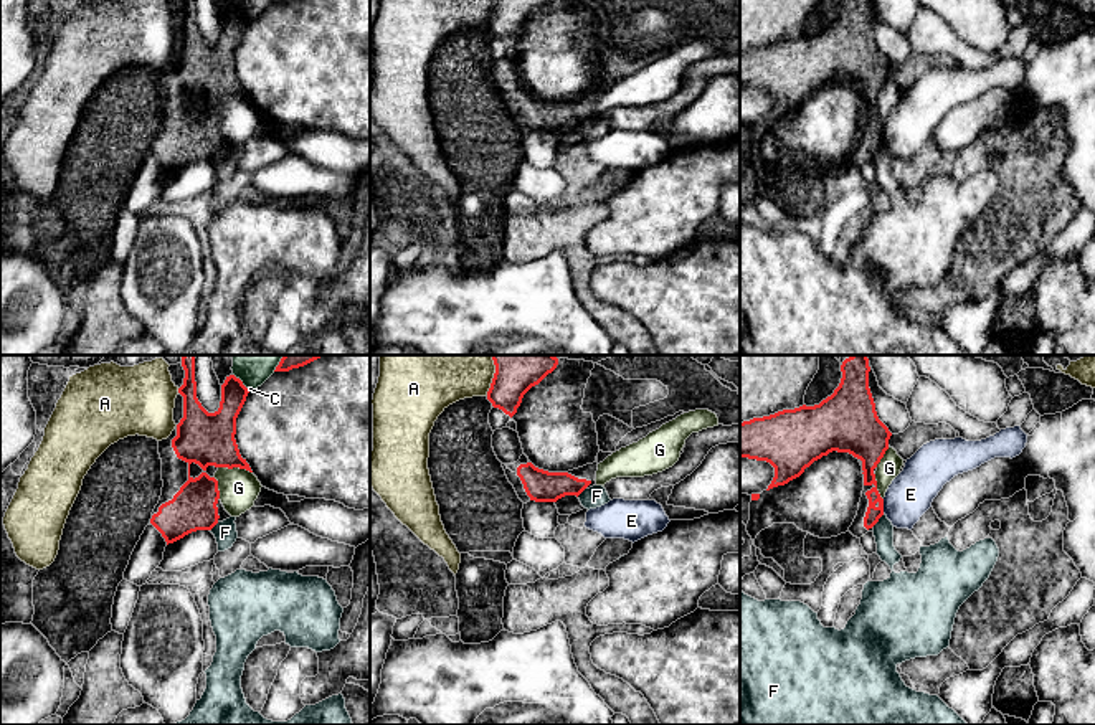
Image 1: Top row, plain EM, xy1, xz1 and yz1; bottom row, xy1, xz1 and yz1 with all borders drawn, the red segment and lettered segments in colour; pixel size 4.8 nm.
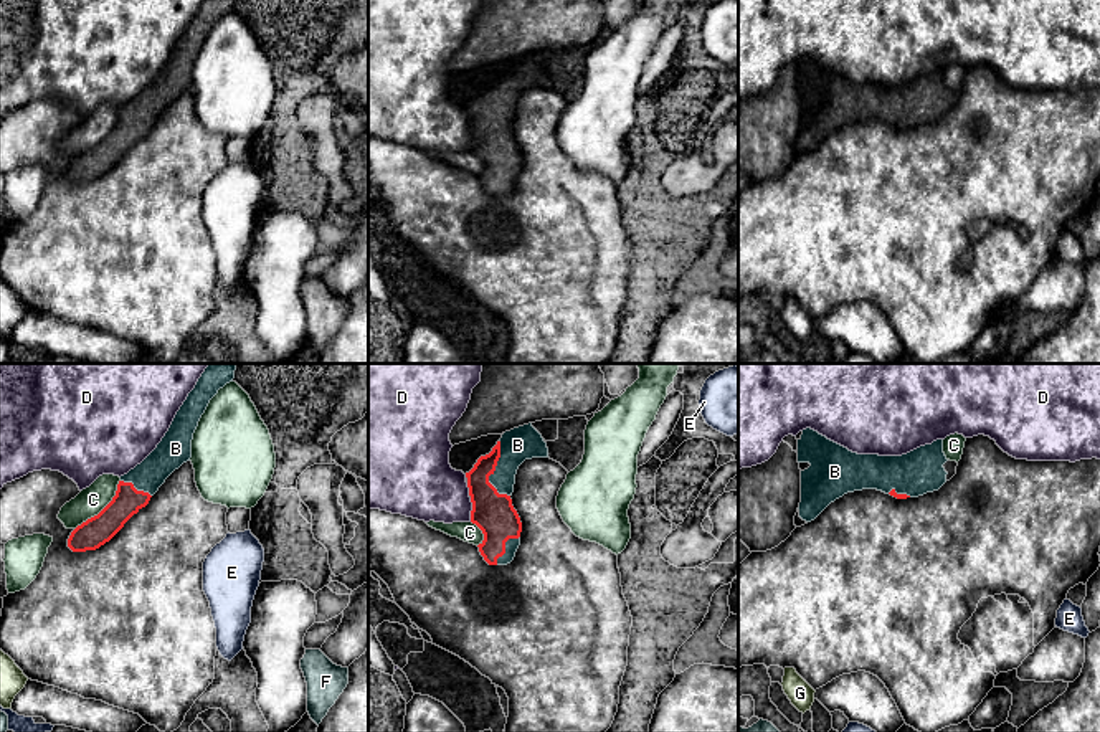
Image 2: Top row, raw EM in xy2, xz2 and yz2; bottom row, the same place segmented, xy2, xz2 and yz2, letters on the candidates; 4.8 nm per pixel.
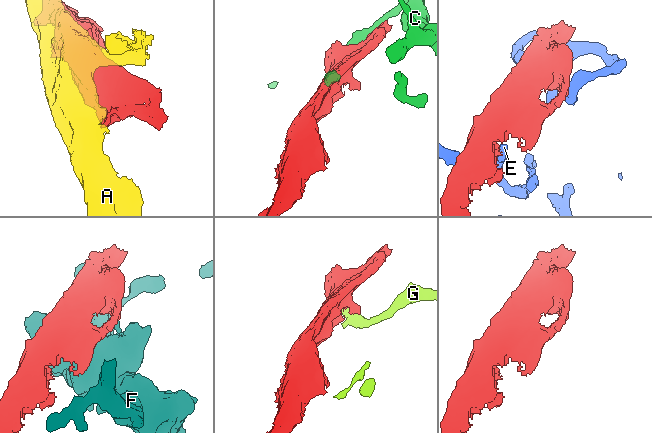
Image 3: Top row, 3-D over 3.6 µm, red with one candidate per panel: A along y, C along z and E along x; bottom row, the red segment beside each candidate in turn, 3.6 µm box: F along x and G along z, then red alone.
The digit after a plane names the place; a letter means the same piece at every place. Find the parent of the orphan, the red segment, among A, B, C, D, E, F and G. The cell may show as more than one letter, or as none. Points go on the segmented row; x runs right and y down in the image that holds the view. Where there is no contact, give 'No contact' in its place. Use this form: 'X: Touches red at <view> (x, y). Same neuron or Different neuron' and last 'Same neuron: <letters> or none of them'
A: Touches red at xz1 (494, 375). Different neuron
B: Touches red at xz2 (493, 473). Same neuron
C: Touches red at xy2 (104, 508). Different neuron
D: Touches red at xz2 (473, 509). Different neuron
E: Touches red at yz1 (882, 506). Different neuron
F: Touches red at yz1 (877, 521). Different neuron
G: Touches red at xy1 (235, 466). Different neuron
Same neuron: B

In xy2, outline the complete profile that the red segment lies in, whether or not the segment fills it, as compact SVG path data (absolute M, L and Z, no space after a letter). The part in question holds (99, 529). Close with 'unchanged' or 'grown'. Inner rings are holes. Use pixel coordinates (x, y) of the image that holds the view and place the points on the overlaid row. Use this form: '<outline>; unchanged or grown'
M208 364L195 388L177 411L157 448L134 469L121 476L116 496L94 517L78 525L68 547L73 552L96 550L145 507L165 479L192 458L192 440L210 400L235 378L236 364Z; grown

